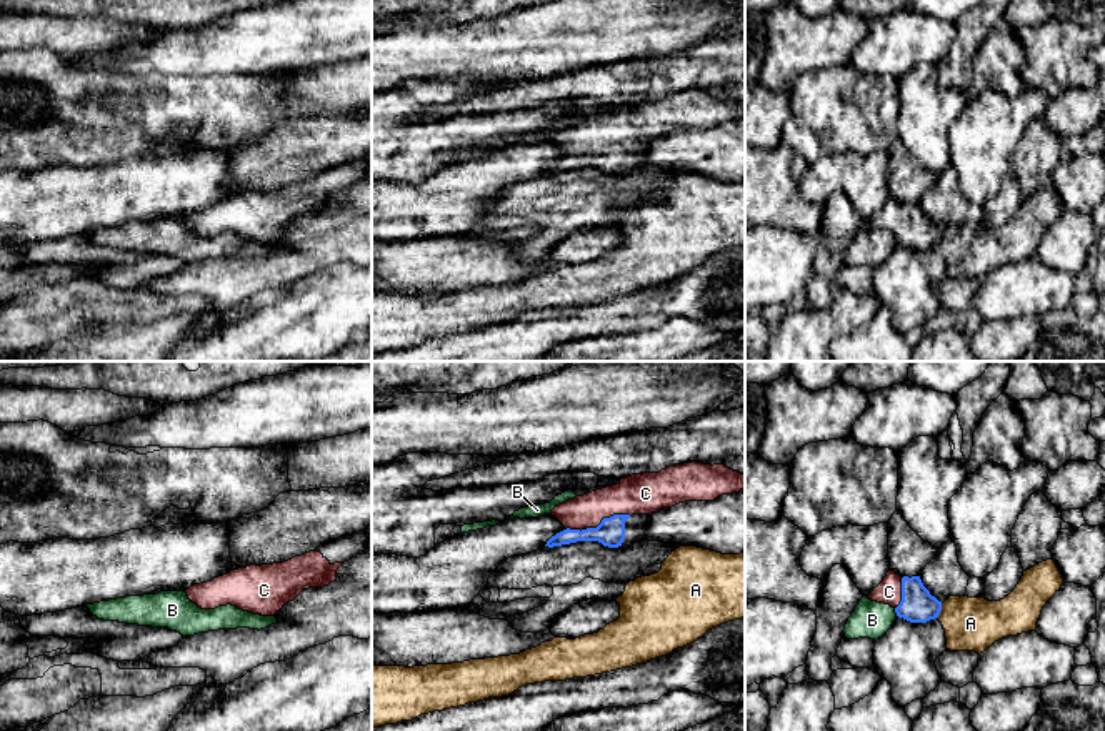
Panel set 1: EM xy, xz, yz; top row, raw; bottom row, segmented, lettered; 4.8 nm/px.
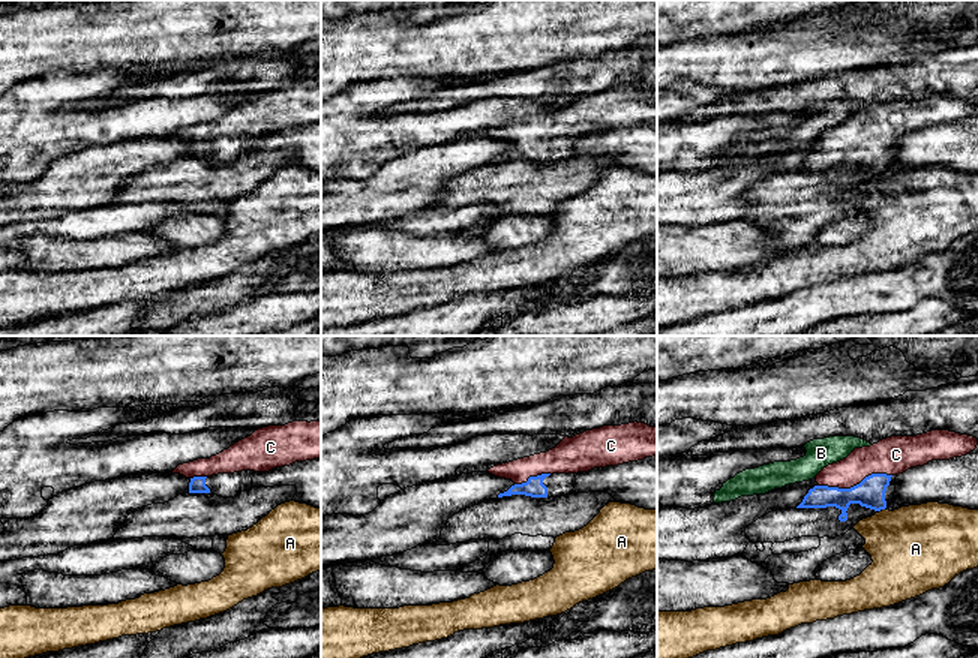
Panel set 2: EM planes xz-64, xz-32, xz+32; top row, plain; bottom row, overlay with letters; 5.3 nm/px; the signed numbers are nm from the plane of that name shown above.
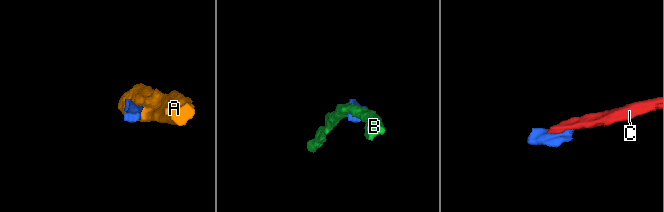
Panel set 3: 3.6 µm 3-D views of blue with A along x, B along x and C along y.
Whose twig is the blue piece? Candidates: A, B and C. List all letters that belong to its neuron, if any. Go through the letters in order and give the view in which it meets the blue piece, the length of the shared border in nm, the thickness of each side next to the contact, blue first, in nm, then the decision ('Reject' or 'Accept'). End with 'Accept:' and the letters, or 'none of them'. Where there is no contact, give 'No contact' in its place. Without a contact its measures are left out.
A: Touches blue in yz. Shared border 80 nm. Thickness 170 nm (blue) against 260 nm. Reject
B: Touches blue in yz. Shared border 40 nm. Thickness 170 nm (blue) against 180 nm. Reject
C: Touches blue in xz. Shared border 320 nm. Thickness 140 nm (blue) against 190 nm. Accept
Accept: C

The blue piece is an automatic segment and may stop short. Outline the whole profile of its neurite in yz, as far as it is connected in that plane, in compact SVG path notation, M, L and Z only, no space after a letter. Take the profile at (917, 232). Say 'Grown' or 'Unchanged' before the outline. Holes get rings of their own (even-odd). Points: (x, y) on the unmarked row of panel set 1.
Grown. M892 196L867 225L890 231L898 245L910 250L927 250L942 238L942 228L930 221L920 203L902 205Z

